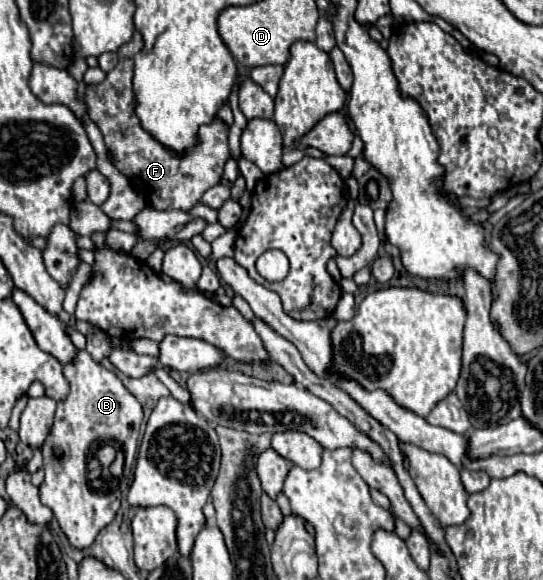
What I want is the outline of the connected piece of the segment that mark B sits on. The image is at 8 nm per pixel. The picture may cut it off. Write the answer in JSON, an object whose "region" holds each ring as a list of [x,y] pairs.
{"region":[[[82,349],[76,355],[76,363],[64,367],[64,375],[70,381],[70,393],[64,401],[58,401],[54,427],[44,441],[44,473],[46,479],[40,485],[40,499],[48,505],[58,521],[60,529],[68,537],[70,545],[78,551],[88,549],[96,535],[112,523],[120,509],[120,489],[116,483],[110,493],[98,493],[88,481],[88,453],[94,441],[116,441],[126,455],[126,467],[132,467],[138,451],[138,435],[142,423],[142,405],[122,385],[116,373],[104,369],[100,363]]]}

